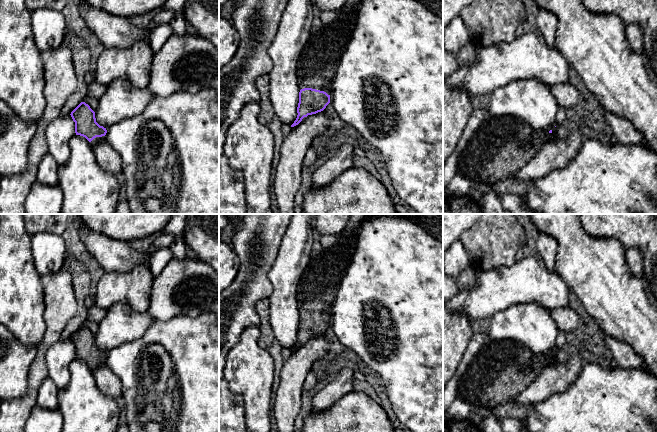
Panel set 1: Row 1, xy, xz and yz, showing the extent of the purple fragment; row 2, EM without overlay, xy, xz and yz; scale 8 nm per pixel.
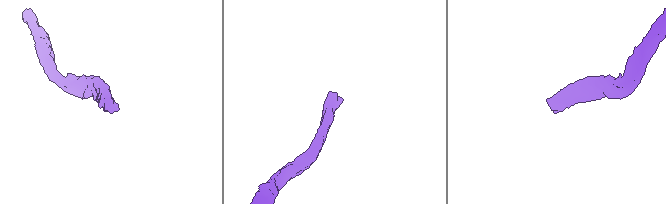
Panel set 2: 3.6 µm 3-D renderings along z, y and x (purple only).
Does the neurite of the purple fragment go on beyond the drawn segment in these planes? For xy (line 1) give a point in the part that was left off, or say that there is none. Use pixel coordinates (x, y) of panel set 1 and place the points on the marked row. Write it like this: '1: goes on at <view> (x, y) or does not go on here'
1: goes on at xy (97, 139)

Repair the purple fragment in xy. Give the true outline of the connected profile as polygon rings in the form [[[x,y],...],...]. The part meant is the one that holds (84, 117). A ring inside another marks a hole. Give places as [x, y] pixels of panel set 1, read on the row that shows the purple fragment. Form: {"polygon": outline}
{"polygon": [[[81,102],[72,112],[75,133],[85,137],[92,145],[105,140],[106,128],[96,122],[95,112],[85,102]]]}

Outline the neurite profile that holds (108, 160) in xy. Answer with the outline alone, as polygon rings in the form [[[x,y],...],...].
[[[105,140],[93,144],[92,147],[100,168],[112,175],[121,177],[122,161],[114,149]]]

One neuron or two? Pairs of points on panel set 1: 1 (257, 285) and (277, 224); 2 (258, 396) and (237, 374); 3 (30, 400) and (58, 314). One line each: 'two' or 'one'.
1: one
2: one
3: one

